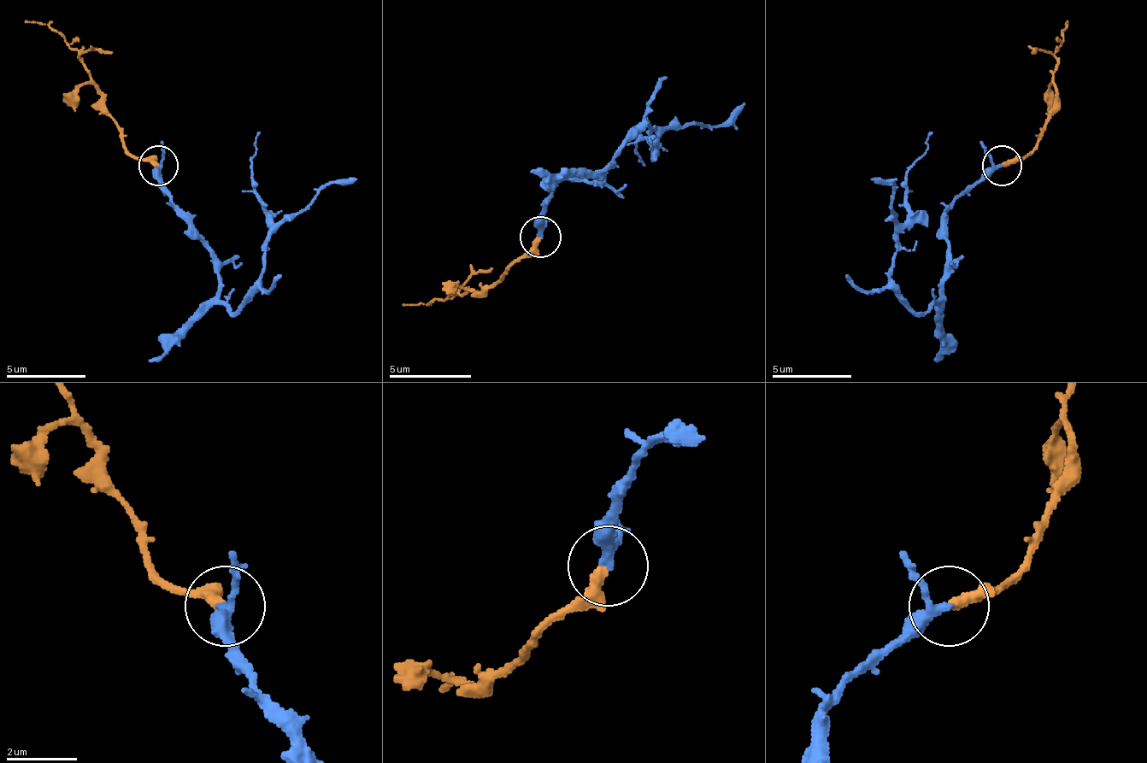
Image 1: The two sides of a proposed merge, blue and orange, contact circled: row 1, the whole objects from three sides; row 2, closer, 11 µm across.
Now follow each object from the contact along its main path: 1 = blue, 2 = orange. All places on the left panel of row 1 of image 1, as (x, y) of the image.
1: (159, 164), (159, 188), (214, 263), (219, 291), (235, 311), (262, 272), (271, 220), (250, 168), (259, 132)
2: (159, 164), (139, 160), (123, 144), (123, 128), (103, 104), (84, 57), (52, 29), (24, 21)

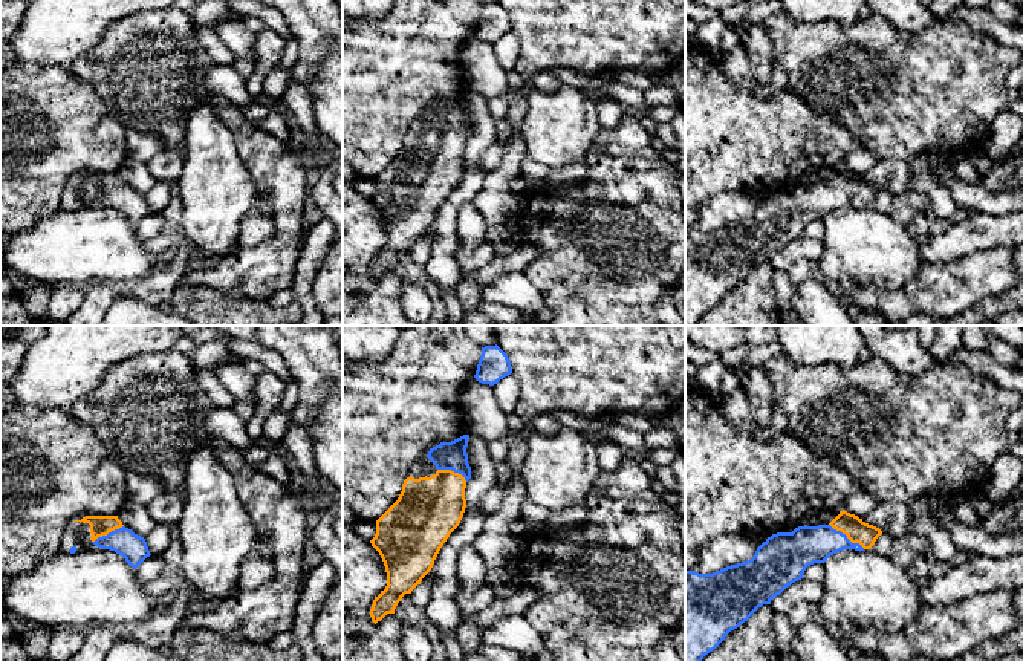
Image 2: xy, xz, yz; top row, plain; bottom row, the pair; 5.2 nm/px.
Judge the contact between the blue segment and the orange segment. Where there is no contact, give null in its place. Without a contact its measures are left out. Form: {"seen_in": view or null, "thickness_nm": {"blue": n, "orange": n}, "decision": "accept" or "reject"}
{"seen_in": "yz", "thickness_nm": {"blue": 200, "orange": 120}, "decision": "accept"}

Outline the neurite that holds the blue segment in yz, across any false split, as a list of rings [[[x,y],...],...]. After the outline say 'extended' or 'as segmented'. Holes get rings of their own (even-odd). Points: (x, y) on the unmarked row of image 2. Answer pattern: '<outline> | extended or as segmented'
[[[843,167],[829,182],[772,191],[751,217],[713,231],[685,226],[685,326],[697,326],[731,288],[801,237],[807,223],[843,207],[870,207],[881,191]]] | extended

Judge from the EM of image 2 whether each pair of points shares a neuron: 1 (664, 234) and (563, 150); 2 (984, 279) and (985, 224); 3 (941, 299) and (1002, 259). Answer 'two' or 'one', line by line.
1: two
2: two
3: one

